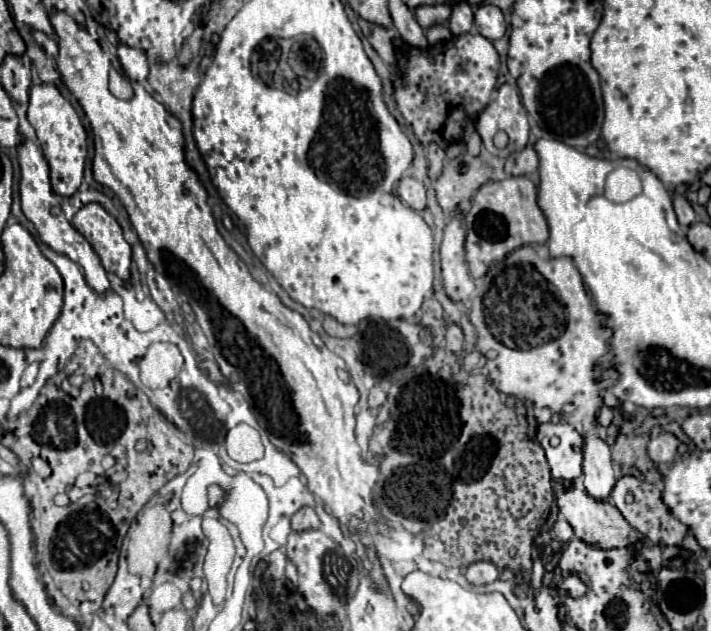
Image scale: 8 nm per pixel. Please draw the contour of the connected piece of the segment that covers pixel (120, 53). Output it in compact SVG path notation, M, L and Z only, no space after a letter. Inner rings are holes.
M117 44L117 58L125 72L125 76L133 82L143 82L149 74L149 62L145 52L137 48L129 48L125 44Z

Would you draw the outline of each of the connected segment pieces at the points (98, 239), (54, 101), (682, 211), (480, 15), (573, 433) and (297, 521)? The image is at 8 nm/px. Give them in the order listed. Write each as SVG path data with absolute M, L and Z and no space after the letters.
M85 204L71 220L71 224L93 246L107 272L129 280L131 246L125 242L121 226L101 204Z
M35 84L29 90L29 108L27 120L35 128L39 146L51 168L51 186L59 196L73 196L83 180L83 164L87 156L87 134L85 128L73 110L73 106L61 96L53 84Z
M671 194L673 198L673 208L675 208L675 214L677 214L677 220L681 226L689 226L695 222L695 212L691 208L691 204L687 202L685 196L681 194Z
M483 4L475 10L473 14L473 30L471 32L477 32L489 40L497 40L505 34L505 28L507 28L507 22L505 22L505 16L503 12L497 8L497 6L491 6L491 4Z
M565 422L539 424L537 438L545 450L551 476L555 480L575 480L581 476L583 436Z
M301 508L297 514L291 518L291 528L293 530L309 530L309 528L321 528L321 522L315 514L313 508Z

